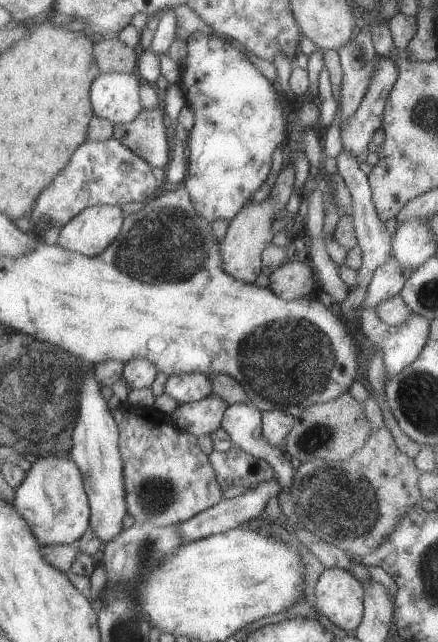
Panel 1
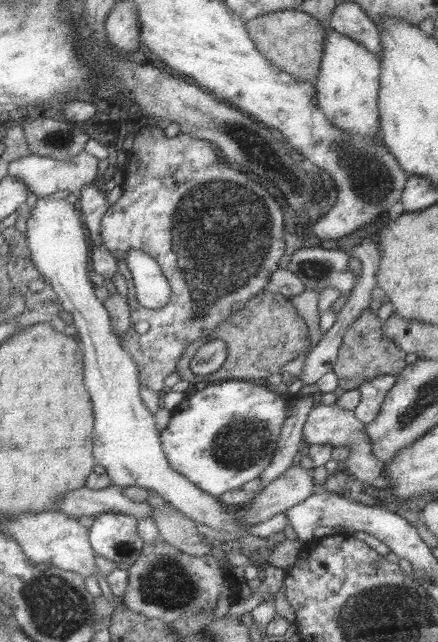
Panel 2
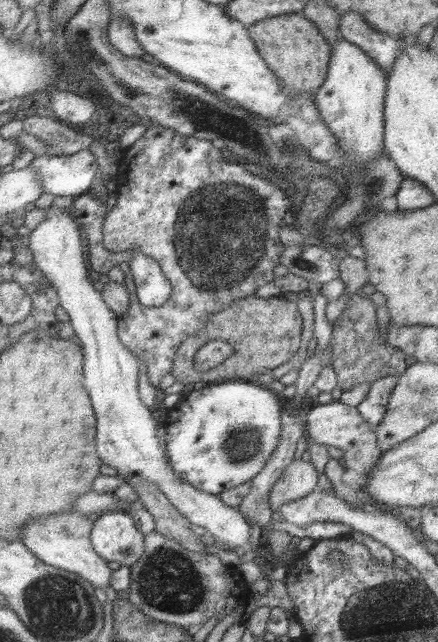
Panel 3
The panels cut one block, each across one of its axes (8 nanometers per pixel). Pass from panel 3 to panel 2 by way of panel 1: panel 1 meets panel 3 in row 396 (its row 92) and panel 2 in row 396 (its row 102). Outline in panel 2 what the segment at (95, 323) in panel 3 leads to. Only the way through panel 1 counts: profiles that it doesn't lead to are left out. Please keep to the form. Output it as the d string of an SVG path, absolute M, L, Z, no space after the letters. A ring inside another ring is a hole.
M38 197L37 202L29 209L27 232L31 260L40 271L46 282L51 283L57 291L62 305L69 311L76 328L76 335L85 345L85 384L92 394L94 414L96 415L96 432L94 434L94 455L96 462L103 466L117 486L141 486L158 492L177 510L183 511L188 517L205 524L220 532L244 532L245 526L240 526L238 520L228 512L228 505L220 497L205 492L200 486L191 482L187 476L177 472L167 458L162 443L162 431L157 430L157 422L152 411L144 403L141 391L141 371L133 355L122 345L121 339L113 332L112 318L105 301L95 296L96 285L89 276L89 260L91 260L91 244L87 240L87 226L83 224L84 214L77 203L67 202L66 199Z

